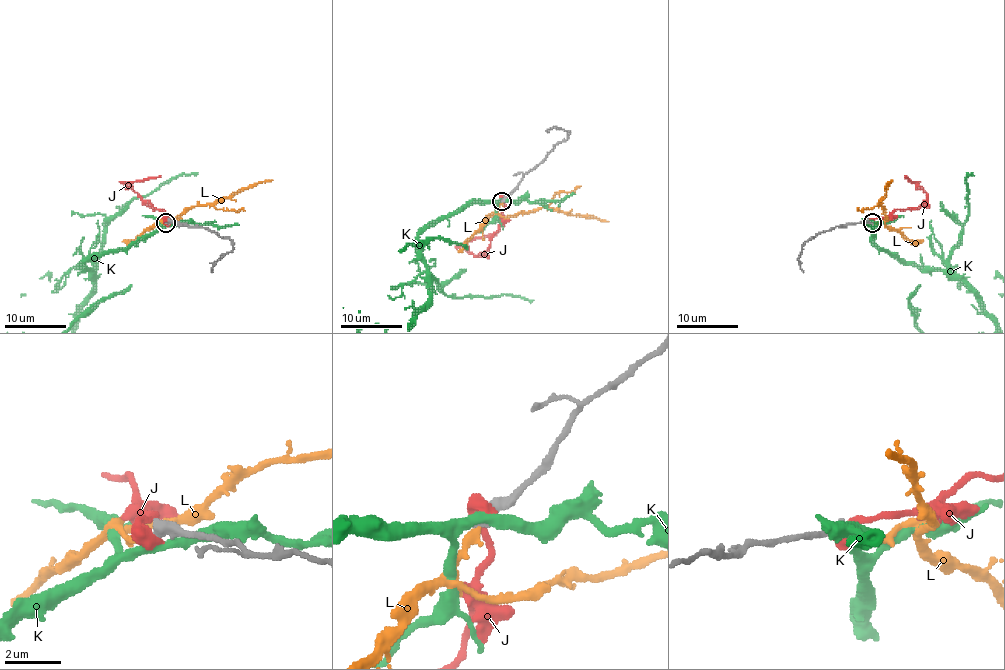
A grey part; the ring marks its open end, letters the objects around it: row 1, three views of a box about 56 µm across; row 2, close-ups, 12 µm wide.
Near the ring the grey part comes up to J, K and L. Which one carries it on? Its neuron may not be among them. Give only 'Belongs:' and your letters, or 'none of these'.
Belongs: L

